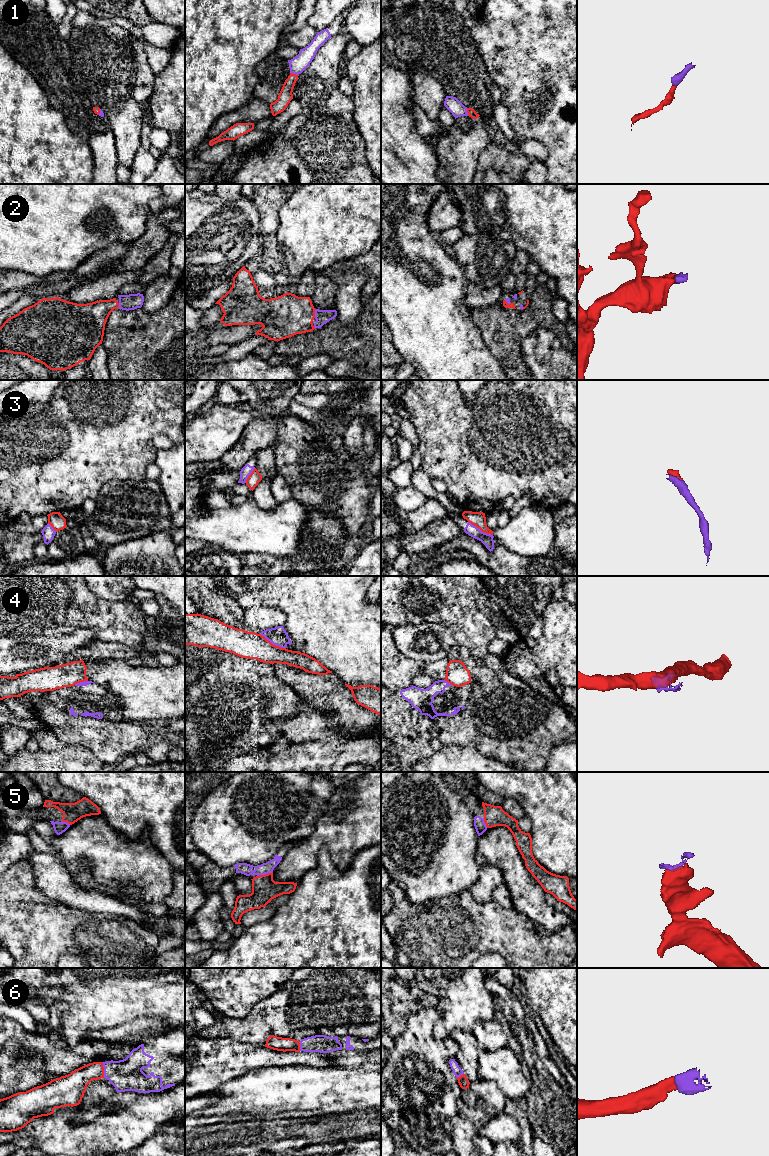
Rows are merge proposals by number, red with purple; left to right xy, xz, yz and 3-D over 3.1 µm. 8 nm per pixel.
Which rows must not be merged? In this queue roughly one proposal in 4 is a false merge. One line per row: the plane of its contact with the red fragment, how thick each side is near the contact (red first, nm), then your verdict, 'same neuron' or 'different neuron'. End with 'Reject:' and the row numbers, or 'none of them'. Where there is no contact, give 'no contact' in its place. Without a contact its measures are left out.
1: xz | 110/140 nm | same neuron
2: xz | 340/110 nm | same neuron
3: yz | 120/100 nm | different neuron
4: xz | 220/150 nm | different neuron
5: xz | 200/90 nm | same neuron
6: xy | 190/260 nm | same neuron
Reject: 3, 4

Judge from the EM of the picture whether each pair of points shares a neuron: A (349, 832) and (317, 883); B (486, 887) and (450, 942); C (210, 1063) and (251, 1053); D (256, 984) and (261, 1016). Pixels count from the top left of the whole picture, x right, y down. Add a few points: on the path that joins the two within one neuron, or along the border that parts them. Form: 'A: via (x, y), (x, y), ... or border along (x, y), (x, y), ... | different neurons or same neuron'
A: border along (325, 845), (318, 853), (317, 864), (311, 870) | different neurons
B: border along (468, 889), (471, 895), (478, 901), (492, 900) | different neurons
C: via (220, 1065), (231, 1065), (241, 1056) | same neuron
D: border along (279, 989), (277, 992), (260, 1000), (242, 1018) | different neurons

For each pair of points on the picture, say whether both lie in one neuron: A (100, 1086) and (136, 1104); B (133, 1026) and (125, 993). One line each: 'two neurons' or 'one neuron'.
A: two neurons
B: two neurons

